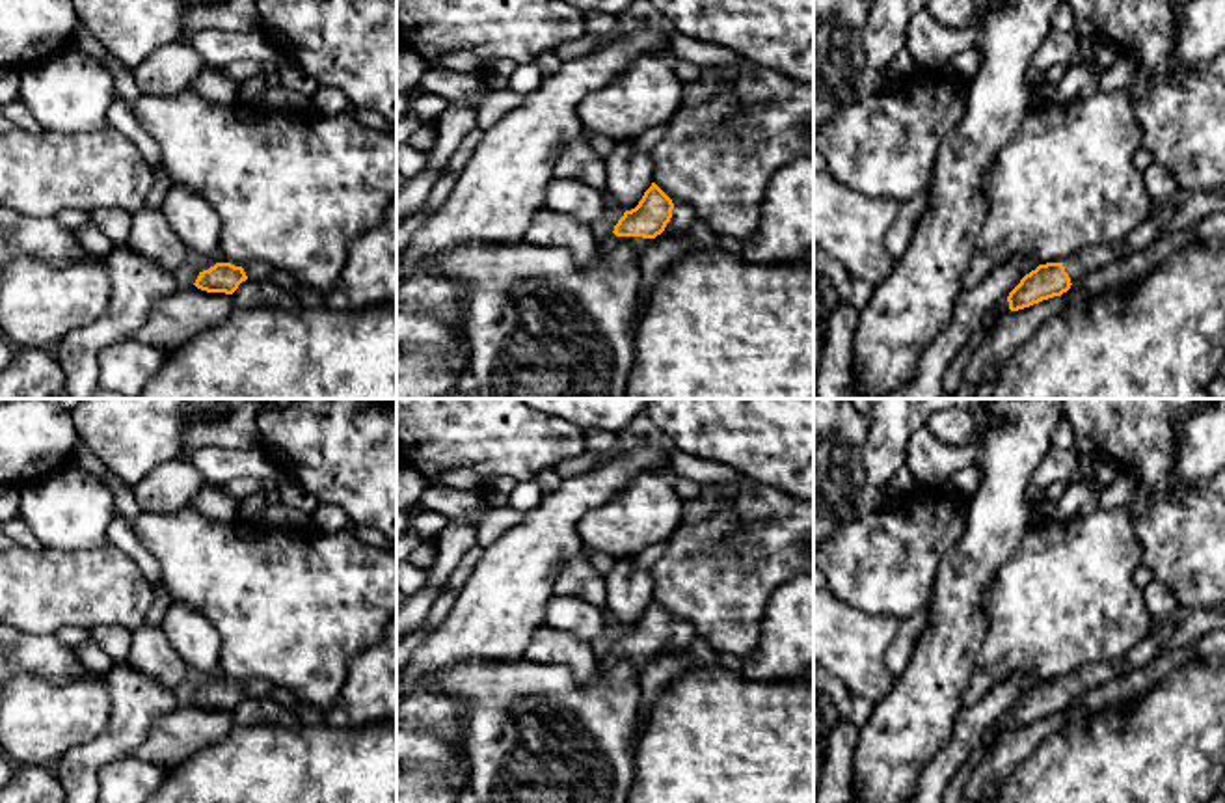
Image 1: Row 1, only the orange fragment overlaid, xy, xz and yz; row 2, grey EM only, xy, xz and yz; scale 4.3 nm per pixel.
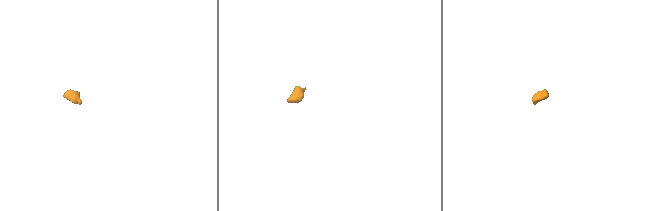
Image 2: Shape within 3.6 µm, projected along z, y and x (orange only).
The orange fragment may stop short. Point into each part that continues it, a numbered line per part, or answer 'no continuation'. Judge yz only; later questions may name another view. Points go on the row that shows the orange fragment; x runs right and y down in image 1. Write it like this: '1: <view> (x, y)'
1: yz (1091, 258)
2: yz (1002, 308)

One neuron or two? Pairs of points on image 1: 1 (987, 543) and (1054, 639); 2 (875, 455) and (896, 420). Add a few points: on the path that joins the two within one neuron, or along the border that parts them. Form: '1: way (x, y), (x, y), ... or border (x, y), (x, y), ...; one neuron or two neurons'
1: border (1028, 530), (1021, 546), (995, 574), (982, 604); two neurons
2: way (885, 446), (890, 429); one neuron

